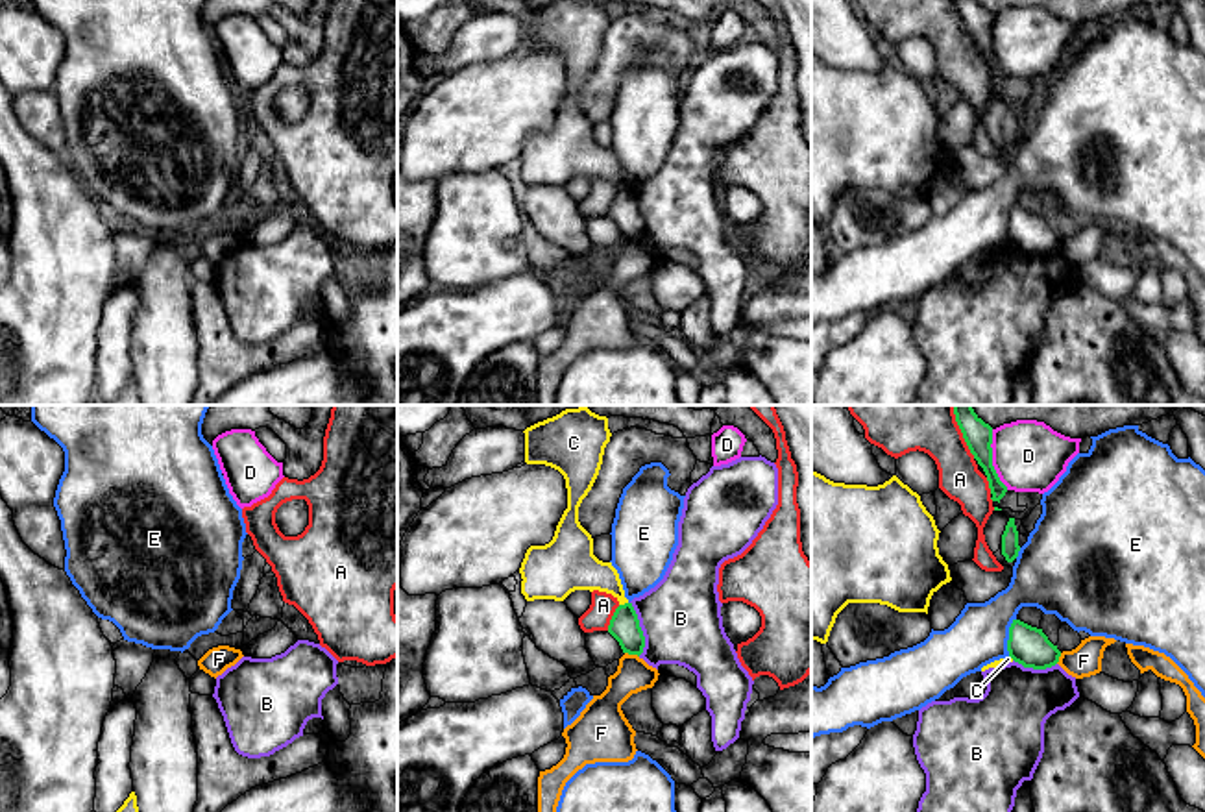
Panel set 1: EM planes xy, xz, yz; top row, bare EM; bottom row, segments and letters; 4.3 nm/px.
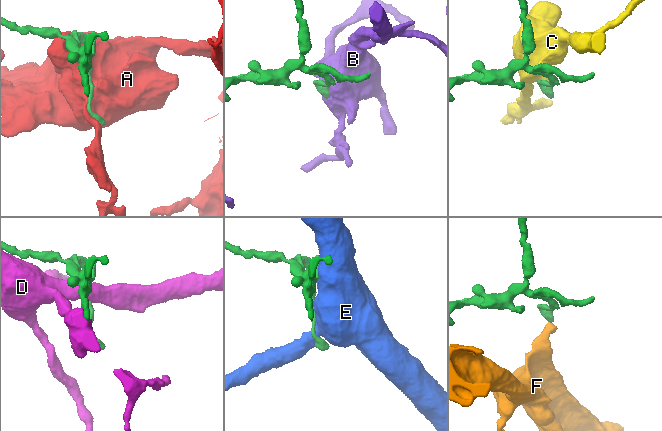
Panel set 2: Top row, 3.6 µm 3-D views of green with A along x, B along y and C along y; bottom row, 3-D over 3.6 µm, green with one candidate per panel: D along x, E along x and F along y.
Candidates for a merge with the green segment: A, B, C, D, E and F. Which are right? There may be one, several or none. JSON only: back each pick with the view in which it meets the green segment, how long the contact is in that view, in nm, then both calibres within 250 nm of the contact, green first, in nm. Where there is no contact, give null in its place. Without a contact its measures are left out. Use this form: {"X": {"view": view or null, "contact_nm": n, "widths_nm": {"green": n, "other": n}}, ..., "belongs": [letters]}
{"belongs": []}

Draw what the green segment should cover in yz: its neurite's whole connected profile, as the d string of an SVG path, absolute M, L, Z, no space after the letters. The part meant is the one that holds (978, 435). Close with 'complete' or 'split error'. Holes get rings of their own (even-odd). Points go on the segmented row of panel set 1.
M954 405L954 414L970 453L987 475L991 499L1000 503L1007 486L1000 481L992 466L992 427L974 412L972 405Z | complete

